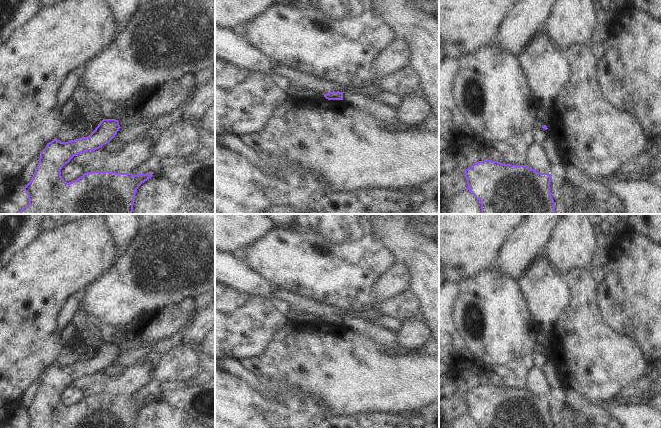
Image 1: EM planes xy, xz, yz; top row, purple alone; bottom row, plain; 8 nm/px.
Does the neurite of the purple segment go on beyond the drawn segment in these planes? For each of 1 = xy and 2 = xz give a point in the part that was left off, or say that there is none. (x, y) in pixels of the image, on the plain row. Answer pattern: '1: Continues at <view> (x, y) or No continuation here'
1: No continuation here
2: No continuation here

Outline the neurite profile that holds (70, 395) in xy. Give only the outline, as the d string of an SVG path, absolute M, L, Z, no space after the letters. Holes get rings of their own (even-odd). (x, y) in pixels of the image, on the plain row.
M72 386L65 388L61 393L61 400L68 407L81 401L84 397L85 393L83 391Z

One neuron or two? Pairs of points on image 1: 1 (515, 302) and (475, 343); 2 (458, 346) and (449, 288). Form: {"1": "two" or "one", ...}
{"1": "one", "2": "one"}

